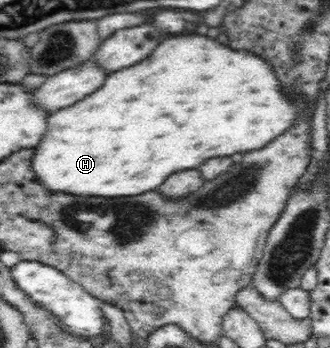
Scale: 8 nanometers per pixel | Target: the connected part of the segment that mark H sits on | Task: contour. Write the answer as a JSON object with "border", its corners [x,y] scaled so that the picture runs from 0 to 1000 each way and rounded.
{"border":[[[582,92],[573,98],[576,103],[527,103],[527,109],[491,115],[485,132],[473,138],[473,149],[448,172],[436,172],[400,195],[376,195],[327,213],[315,241],[294,253],[291,264],[261,276],[203,316],[170,322],[167,330],[142,342],[142,382],[127,408],[106,420],[115,443],[106,445],[103,489],[145,543],[161,555],[197,552],[224,560],[242,557],[242,563],[248,557],[255,563],[327,563],[327,569],[339,569],[339,563],[418,563],[418,557],[436,557],[436,552],[479,540],[515,506],[533,503],[539,494],[603,486],[606,471],[624,466],[630,454],[673,454],[673,448],[703,448],[715,437],[764,437],[764,431],[800,425],[812,408],[824,408],[830,397],[861,385],[897,351],[897,339],[909,328],[921,328],[927,282],[903,276],[897,287],[885,287],[879,276],[867,276],[861,259],[848,253],[836,207],[812,172],[800,172],[776,155],[758,155],[758,149],[703,144],[697,132],[630,115],[624,103],[582,103]]]}

